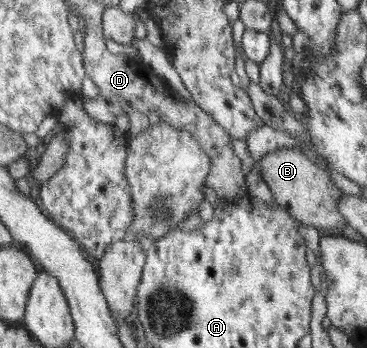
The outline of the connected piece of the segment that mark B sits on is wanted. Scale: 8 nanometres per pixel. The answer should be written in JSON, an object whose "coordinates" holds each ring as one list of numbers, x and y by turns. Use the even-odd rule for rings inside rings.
{"coordinates":[[294,148,266,153,266,157,262,157,256,165,260,167,262,177,268,182,278,205,290,210,298,221,318,229,339,231,346,227,346,220,342,218,338,206,340,205,338,201,342,199,340,187,336,187,332,175,314,163,304,151]]}

